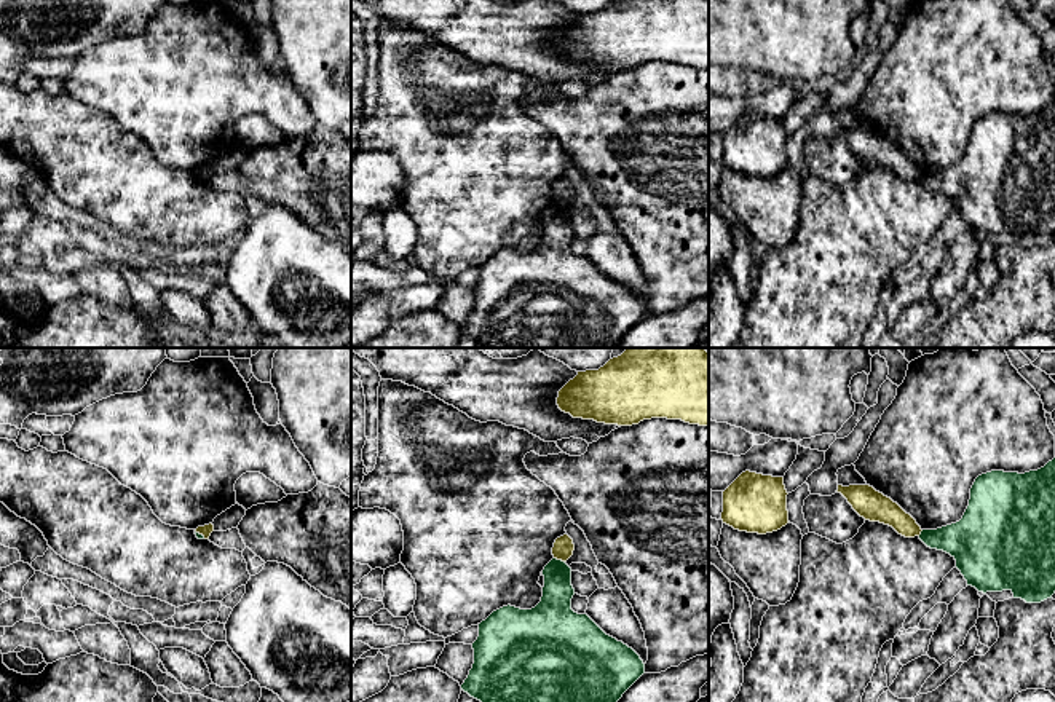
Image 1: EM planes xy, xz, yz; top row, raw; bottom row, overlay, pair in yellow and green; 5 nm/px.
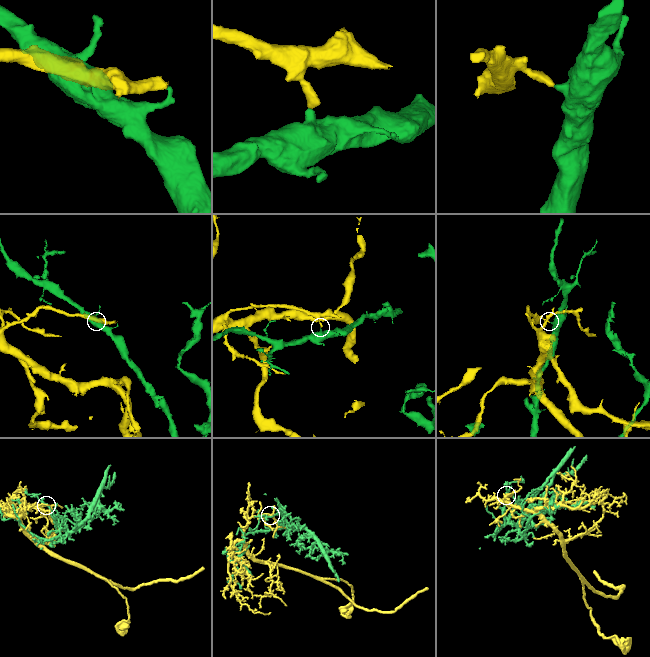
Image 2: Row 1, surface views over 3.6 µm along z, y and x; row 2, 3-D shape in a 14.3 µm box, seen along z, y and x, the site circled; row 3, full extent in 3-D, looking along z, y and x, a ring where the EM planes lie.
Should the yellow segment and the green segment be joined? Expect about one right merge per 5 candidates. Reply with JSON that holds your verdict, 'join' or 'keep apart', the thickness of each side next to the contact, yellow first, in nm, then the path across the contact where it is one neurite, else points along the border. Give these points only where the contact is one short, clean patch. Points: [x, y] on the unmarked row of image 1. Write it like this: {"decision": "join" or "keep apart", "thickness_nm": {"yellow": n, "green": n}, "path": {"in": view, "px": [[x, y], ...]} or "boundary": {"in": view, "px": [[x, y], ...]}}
{"decision": "keep apart", "thickness_nm": {"yellow": 100, "green": 160}, "boundary": {"in": "xz", "px": [[554, 200], [564, 205]]}}

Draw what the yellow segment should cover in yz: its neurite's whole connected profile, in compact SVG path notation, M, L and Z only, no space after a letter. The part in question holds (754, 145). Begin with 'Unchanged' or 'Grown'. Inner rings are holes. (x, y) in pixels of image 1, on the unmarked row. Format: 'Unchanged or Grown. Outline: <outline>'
Unchanged. Outline: M742 115L723 134L723 166L739 174L766 177L788 166L784 120Z

